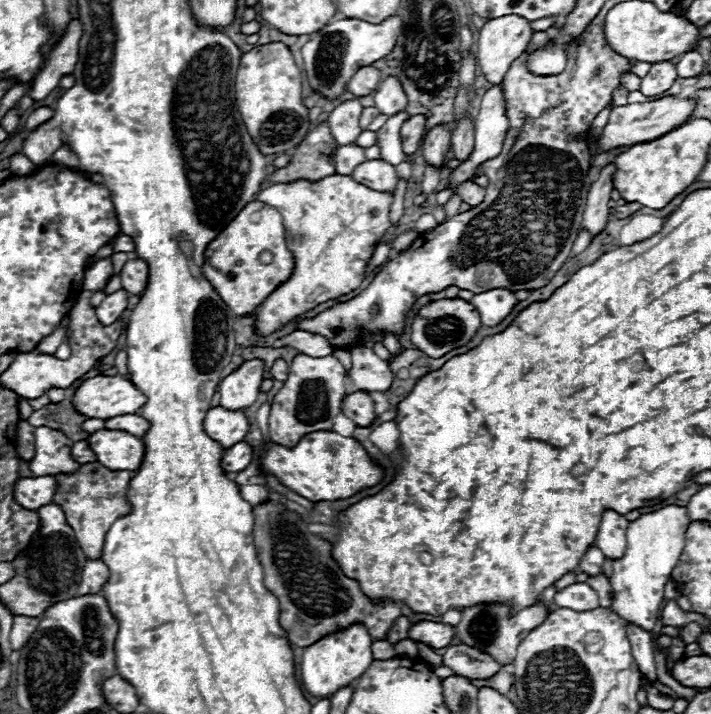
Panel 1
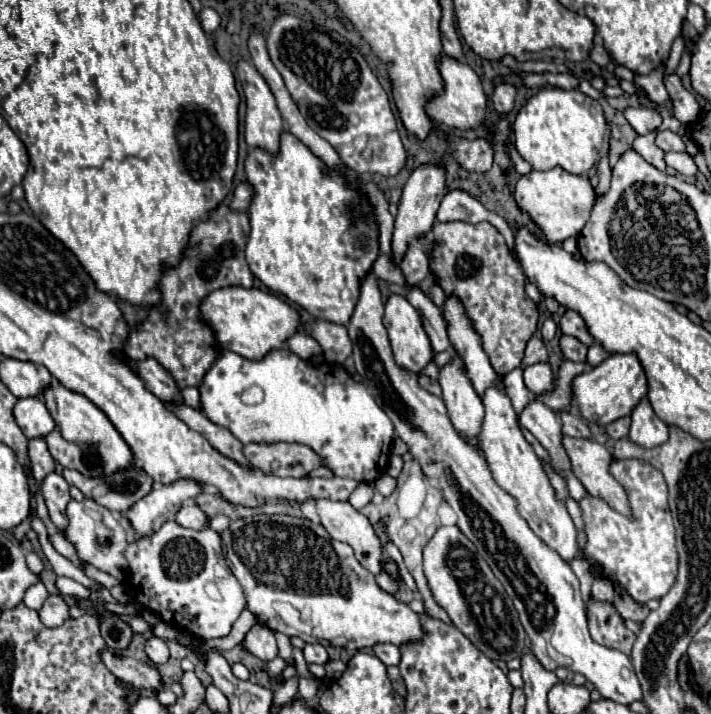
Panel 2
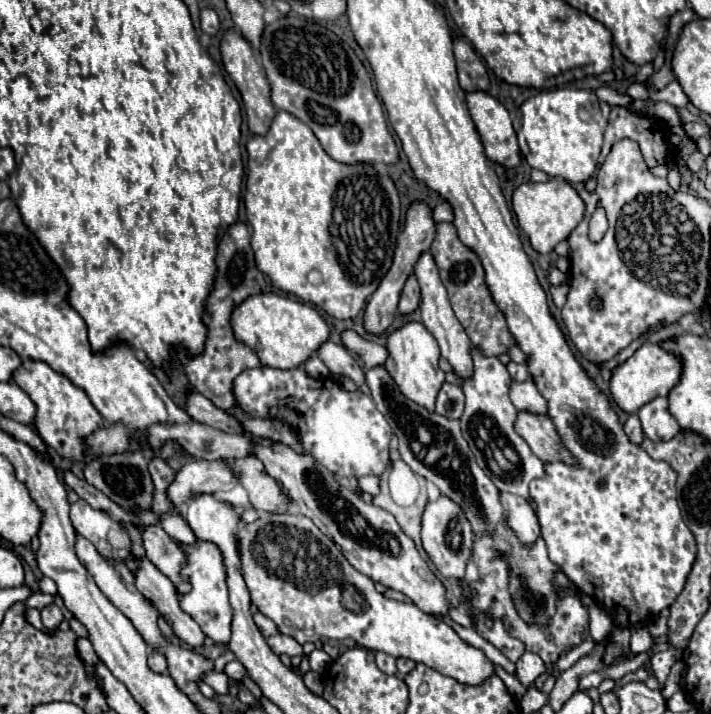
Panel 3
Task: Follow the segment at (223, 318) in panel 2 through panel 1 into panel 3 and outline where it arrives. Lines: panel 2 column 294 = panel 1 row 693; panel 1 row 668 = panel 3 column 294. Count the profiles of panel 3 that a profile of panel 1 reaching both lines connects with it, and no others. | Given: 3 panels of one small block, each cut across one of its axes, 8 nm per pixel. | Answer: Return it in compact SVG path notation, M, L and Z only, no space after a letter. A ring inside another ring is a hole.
M274 292L248 296L244 302L234 306L230 320L236 340L244 342L250 350L254 350L262 366L282 370L304 364L330 336L328 324L312 306L296 302L288 296L278 296Z

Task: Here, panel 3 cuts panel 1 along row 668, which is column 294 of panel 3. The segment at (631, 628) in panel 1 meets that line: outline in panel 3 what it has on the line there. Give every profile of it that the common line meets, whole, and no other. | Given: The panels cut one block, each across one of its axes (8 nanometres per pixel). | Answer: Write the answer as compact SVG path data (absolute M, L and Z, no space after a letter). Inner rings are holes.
M276 634L276 636L268 636L266 638L268 646L274 650L274 654L288 654L288 656L300 656L302 654L302 646L286 634Z

